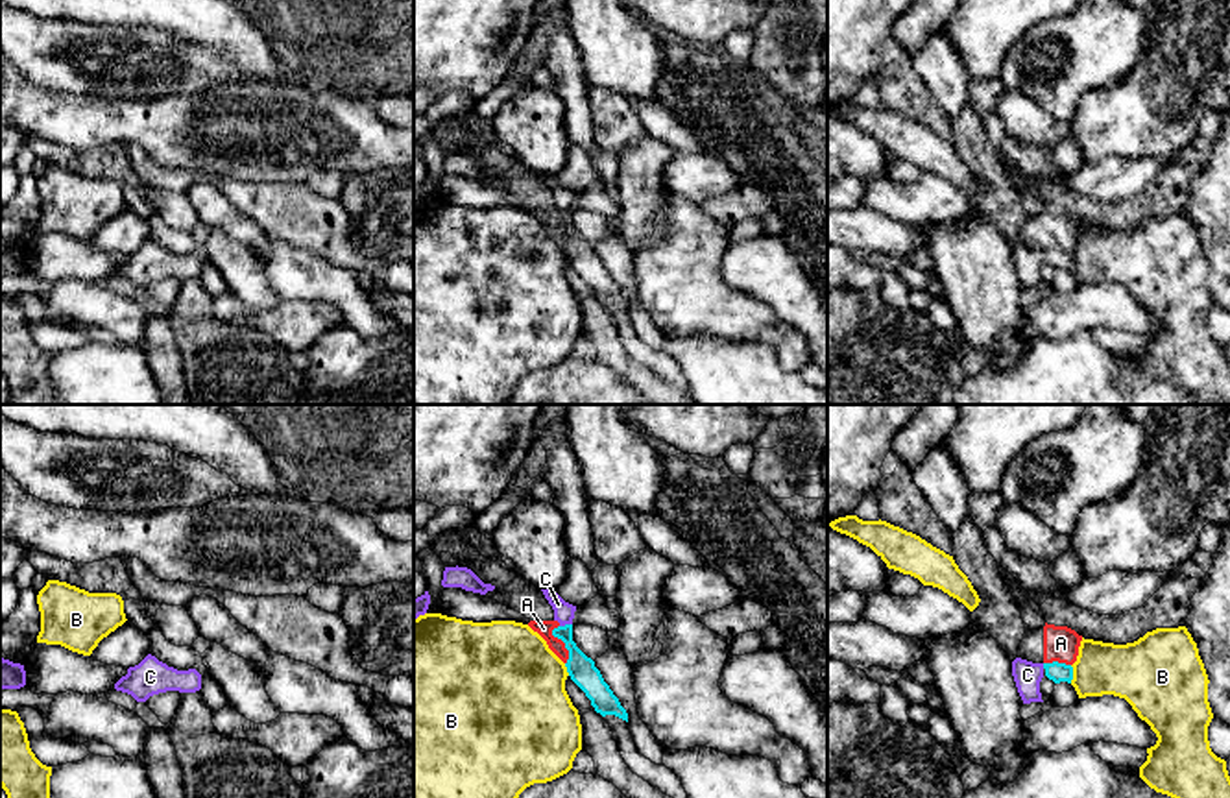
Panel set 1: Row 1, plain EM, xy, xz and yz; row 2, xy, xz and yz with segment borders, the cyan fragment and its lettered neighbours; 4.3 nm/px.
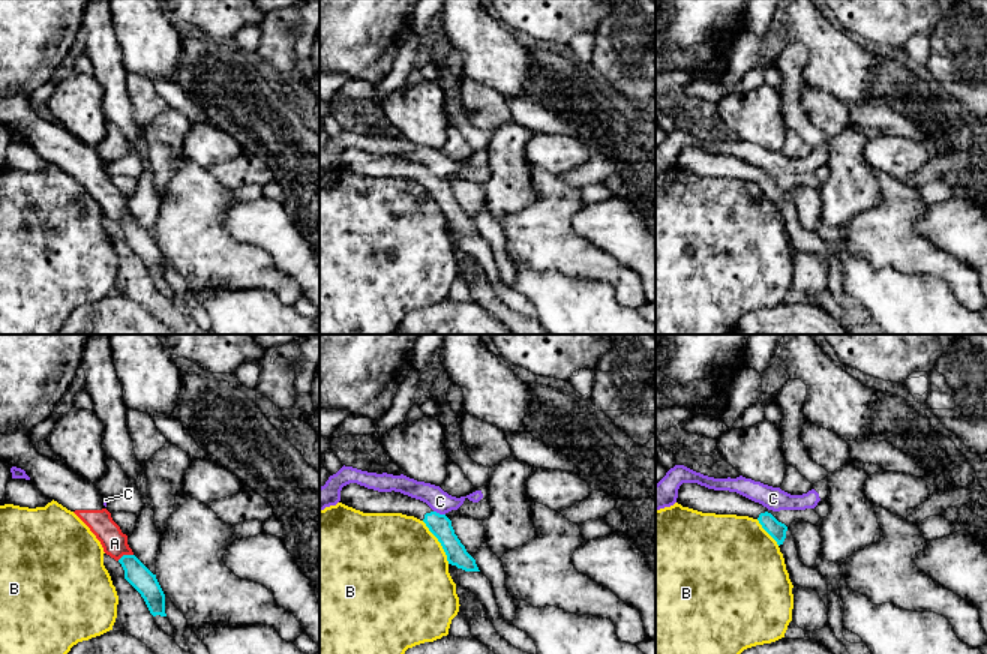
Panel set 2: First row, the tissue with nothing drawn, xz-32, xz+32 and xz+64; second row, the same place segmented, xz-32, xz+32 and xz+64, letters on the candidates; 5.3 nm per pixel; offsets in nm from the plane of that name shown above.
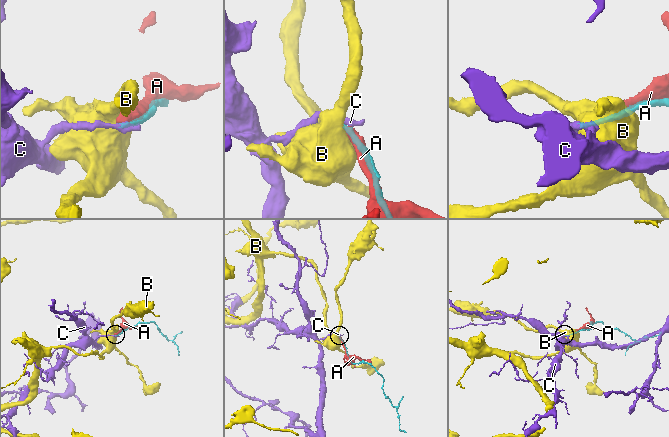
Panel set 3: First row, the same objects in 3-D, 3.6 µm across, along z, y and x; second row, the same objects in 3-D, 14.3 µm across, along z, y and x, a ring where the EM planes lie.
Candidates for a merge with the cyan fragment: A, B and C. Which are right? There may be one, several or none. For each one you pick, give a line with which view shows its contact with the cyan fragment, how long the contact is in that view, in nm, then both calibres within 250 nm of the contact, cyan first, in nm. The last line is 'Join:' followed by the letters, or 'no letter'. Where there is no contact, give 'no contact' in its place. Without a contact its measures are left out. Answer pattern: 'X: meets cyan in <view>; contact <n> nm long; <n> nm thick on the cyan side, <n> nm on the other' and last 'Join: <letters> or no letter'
Join: no letter

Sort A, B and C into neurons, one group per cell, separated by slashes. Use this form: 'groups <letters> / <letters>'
groups A / B / C

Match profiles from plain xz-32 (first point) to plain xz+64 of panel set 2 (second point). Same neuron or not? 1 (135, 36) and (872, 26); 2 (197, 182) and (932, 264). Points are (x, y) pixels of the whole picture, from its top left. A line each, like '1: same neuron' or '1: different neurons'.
1: different neurons
2: same neuron

